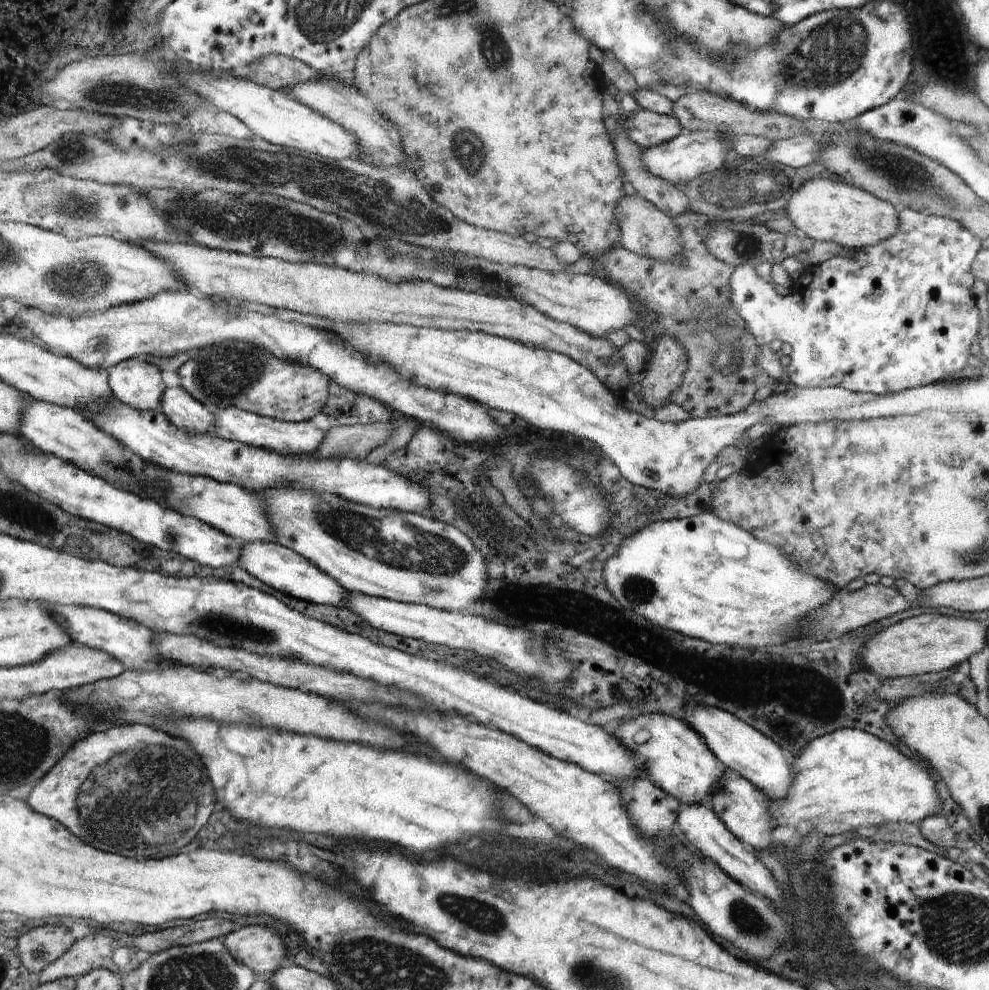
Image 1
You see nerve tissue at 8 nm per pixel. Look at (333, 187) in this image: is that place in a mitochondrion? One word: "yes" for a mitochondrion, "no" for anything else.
yes

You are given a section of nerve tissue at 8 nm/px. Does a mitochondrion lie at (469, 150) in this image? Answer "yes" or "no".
yes

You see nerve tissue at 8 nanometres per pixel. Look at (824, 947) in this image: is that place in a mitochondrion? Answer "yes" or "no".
no

